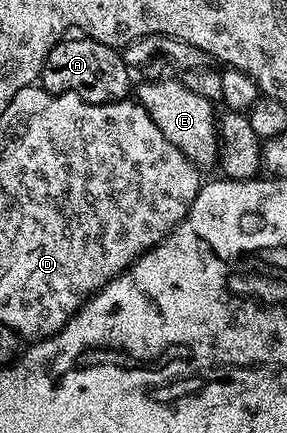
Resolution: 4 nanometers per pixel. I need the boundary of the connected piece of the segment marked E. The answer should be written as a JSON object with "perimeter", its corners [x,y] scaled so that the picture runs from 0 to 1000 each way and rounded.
{"perimeter":[[[613,178],[530,182],[481,201],[467,210],[470,226],[509,252],[523,279],[551,289],[564,316],[578,316],[578,326],[592,326],[592,335],[606,335],[606,344],[634,351],[686,388],[714,390],[735,376],[742,383],[760,367],[760,275],[749,263],[739,268],[742,231],[676,215]]]}

